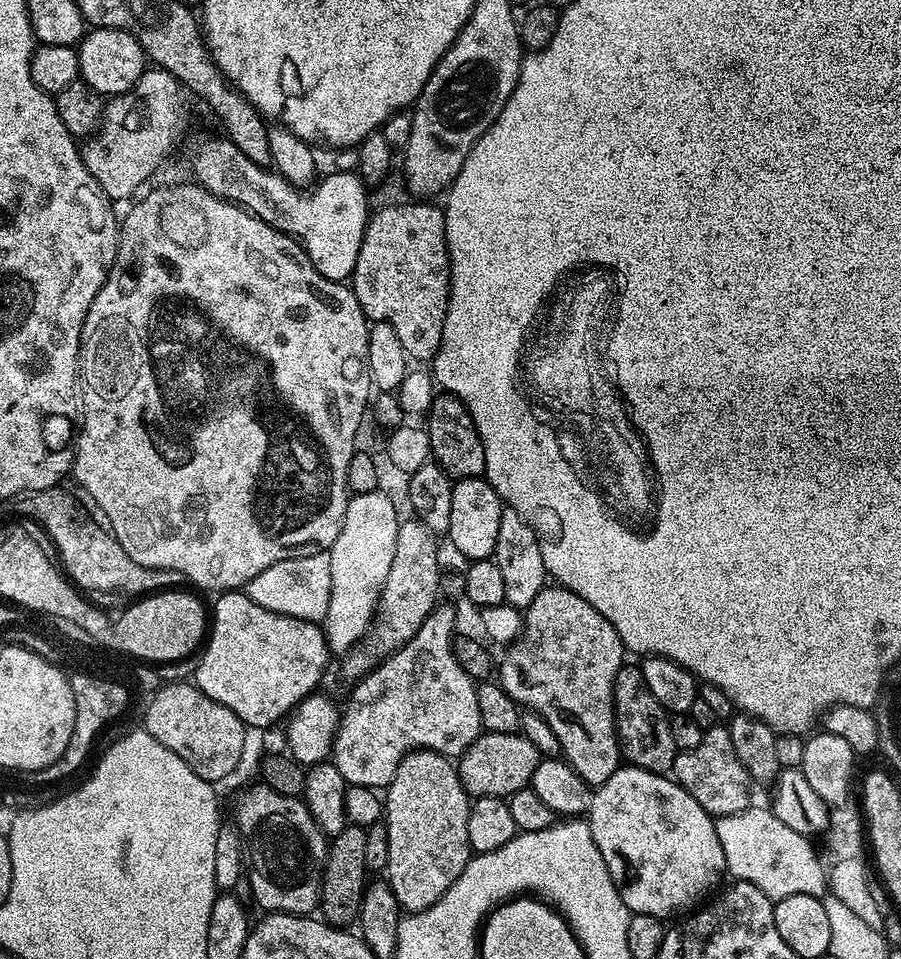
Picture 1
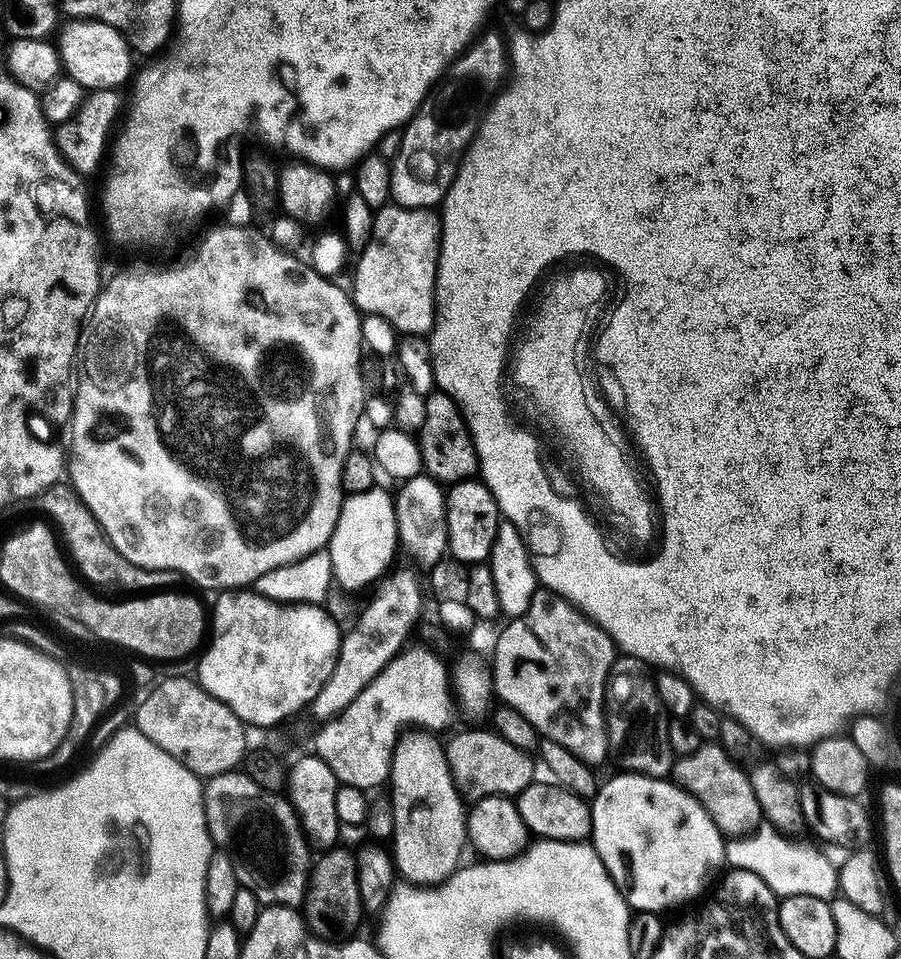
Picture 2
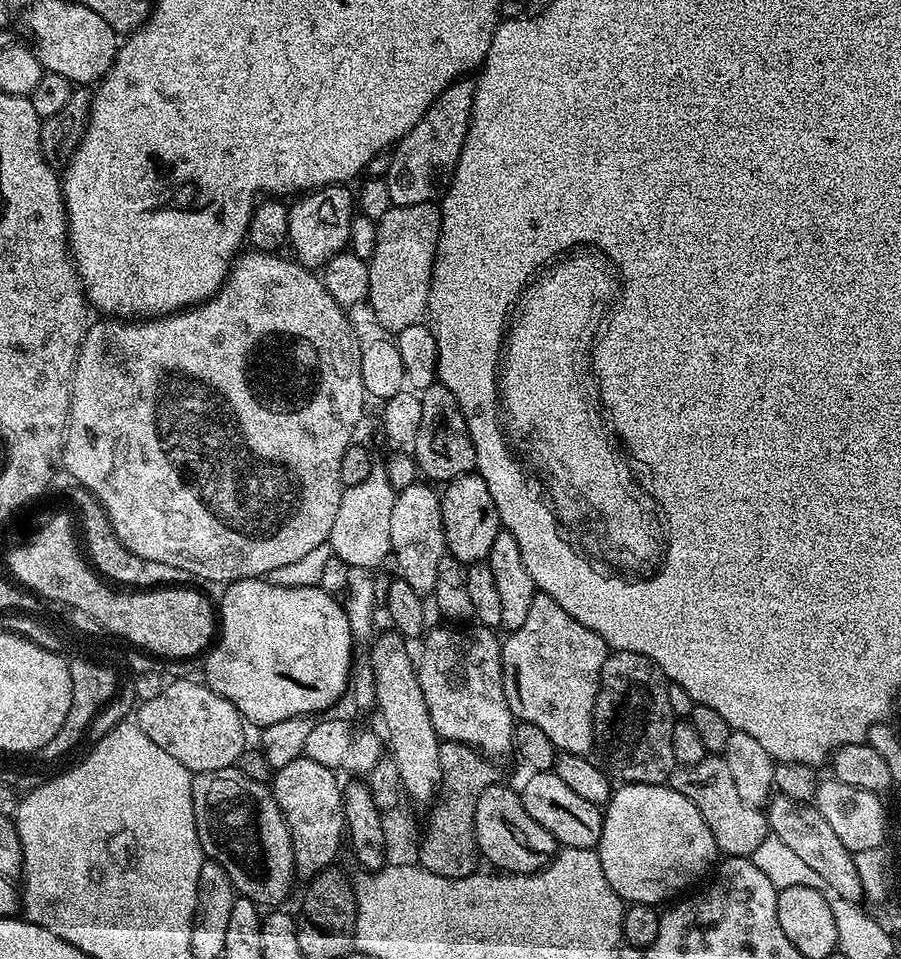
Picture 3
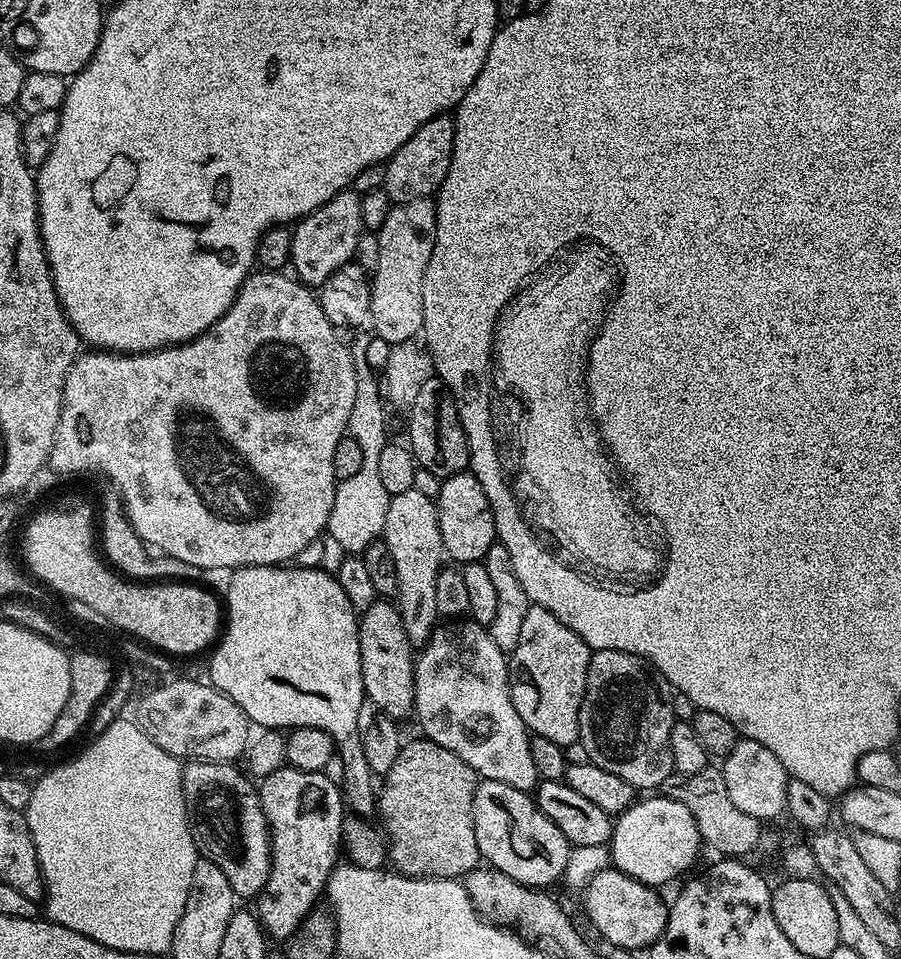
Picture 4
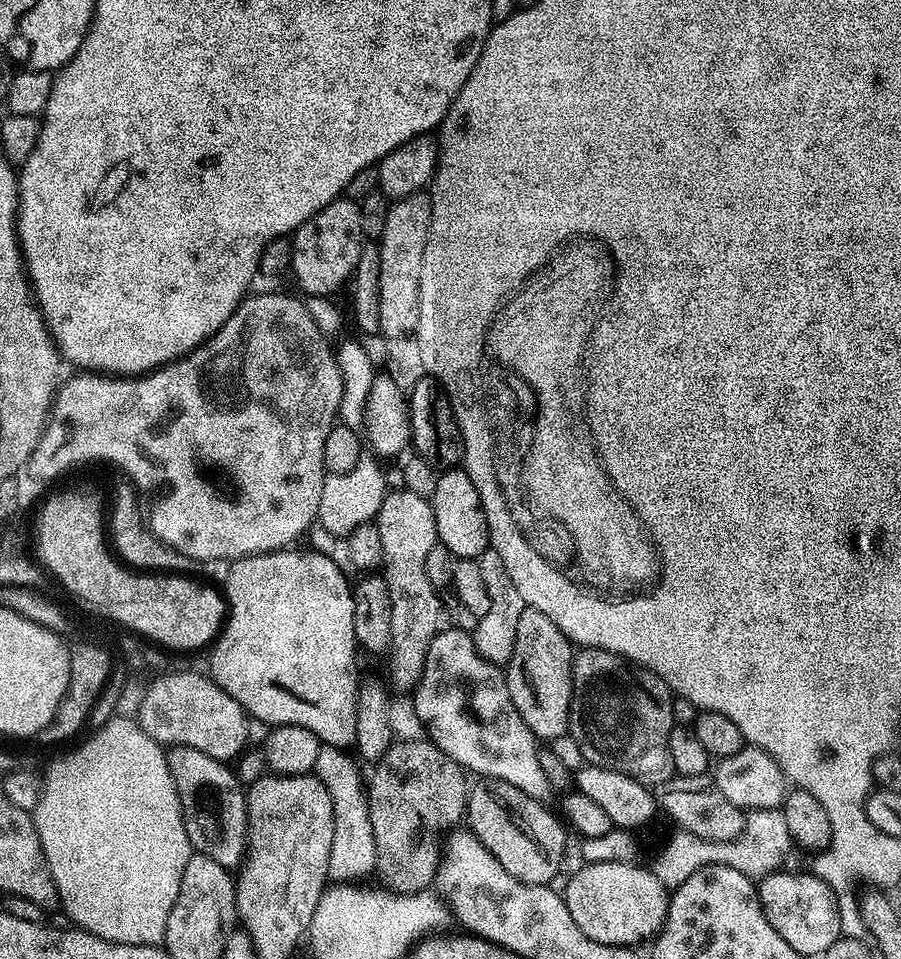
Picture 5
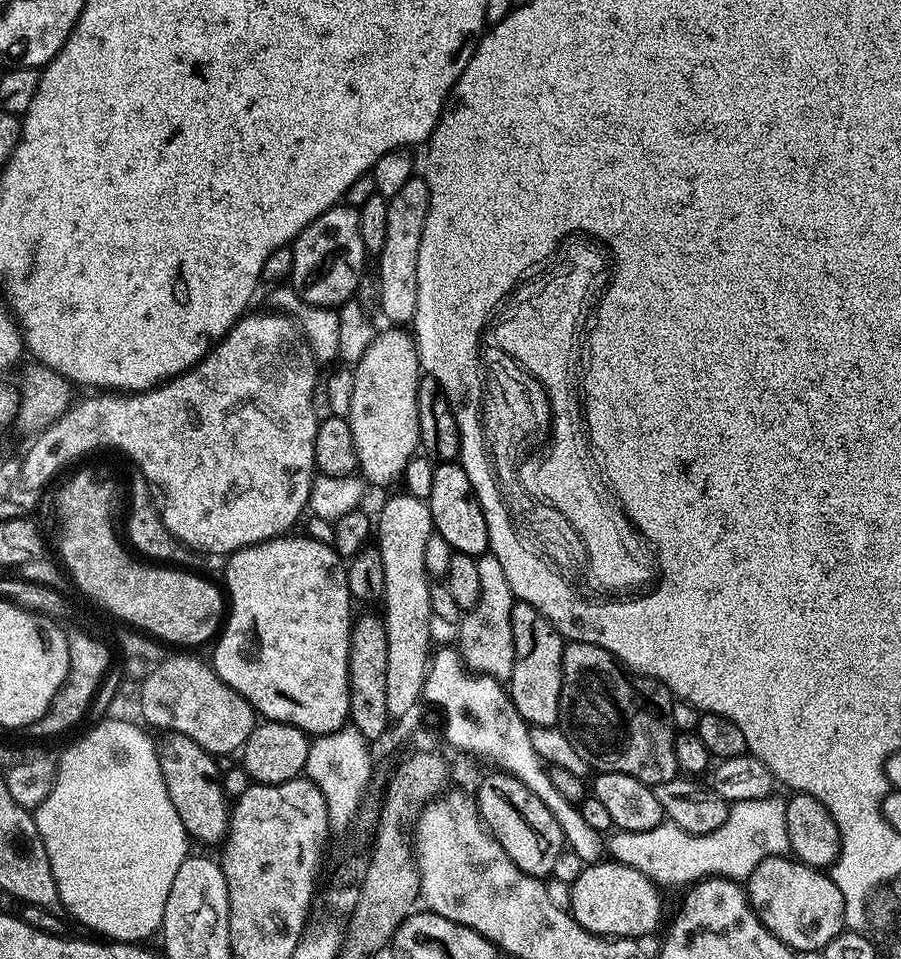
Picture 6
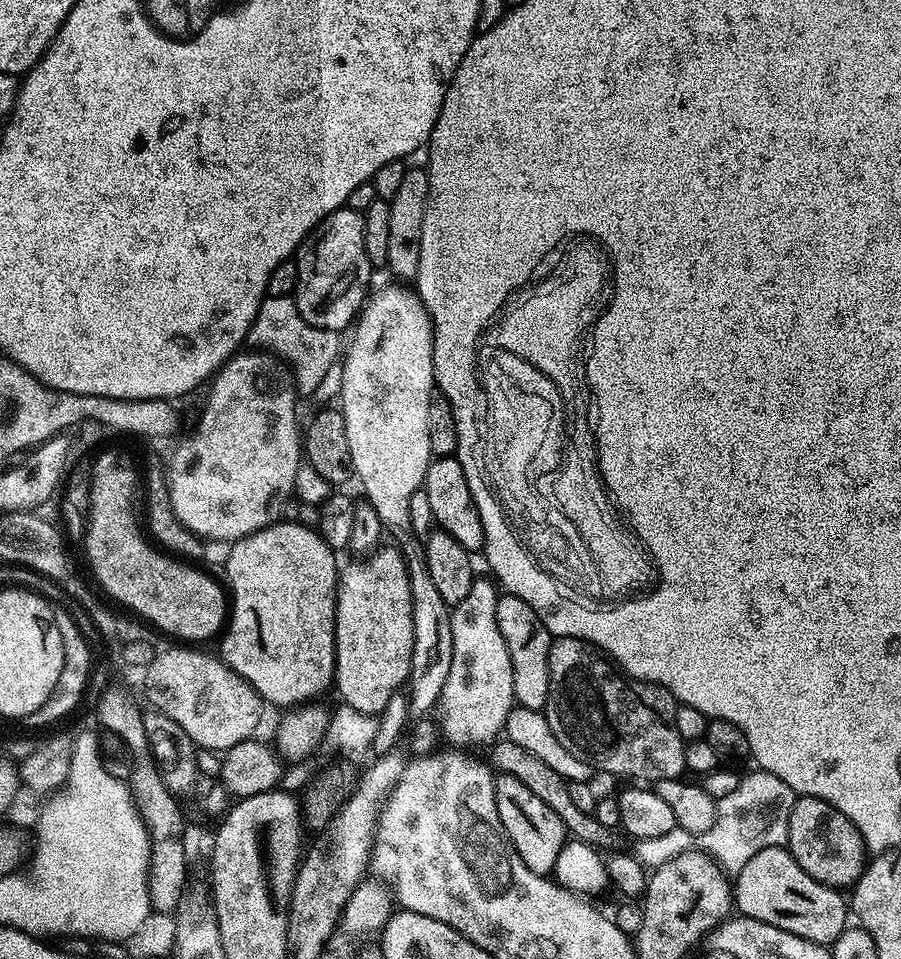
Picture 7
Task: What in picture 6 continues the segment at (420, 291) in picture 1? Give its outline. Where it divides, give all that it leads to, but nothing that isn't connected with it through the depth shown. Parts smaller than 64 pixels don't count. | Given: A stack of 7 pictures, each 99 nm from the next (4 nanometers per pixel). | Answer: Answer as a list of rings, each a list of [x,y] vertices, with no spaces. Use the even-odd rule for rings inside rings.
[[[413,178],[388,200],[386,210],[386,246],[382,246],[380,263],[380,308],[396,326],[416,319],[418,306],[418,250],[422,246],[422,230],[430,210],[430,190],[423,178]]]

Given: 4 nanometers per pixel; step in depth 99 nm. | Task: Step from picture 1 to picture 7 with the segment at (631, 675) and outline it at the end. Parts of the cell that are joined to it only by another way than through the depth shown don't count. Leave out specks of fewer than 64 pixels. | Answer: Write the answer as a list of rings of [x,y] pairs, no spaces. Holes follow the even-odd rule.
[[[569,636],[553,639],[550,646],[550,694],[542,711],[562,746],[595,770],[625,776],[628,782],[681,779],[686,772],[686,741],[678,734],[678,726],[674,726],[676,705],[675,698],[661,684],[651,684],[625,674],[596,645]]]

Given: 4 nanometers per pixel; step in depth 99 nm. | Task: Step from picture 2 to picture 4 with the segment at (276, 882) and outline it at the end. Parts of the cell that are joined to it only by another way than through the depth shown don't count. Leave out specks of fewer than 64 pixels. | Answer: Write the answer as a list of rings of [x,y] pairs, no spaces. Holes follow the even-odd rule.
[[[192,758],[187,763],[183,765],[180,777],[188,811],[188,823],[192,826],[197,853],[205,860],[212,860],[214,866],[218,866],[218,870],[226,874],[237,898],[259,897],[272,869],[272,838],[268,830],[268,819],[260,805],[257,785],[243,771],[240,773],[236,769],[237,765],[232,762]]]

